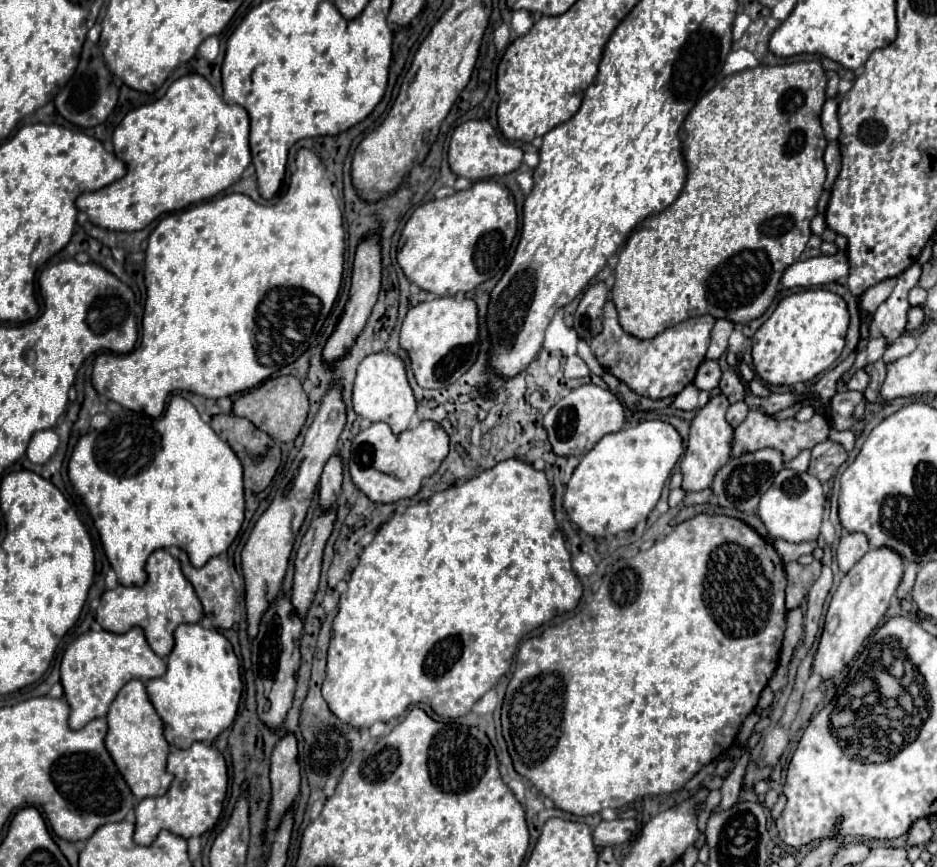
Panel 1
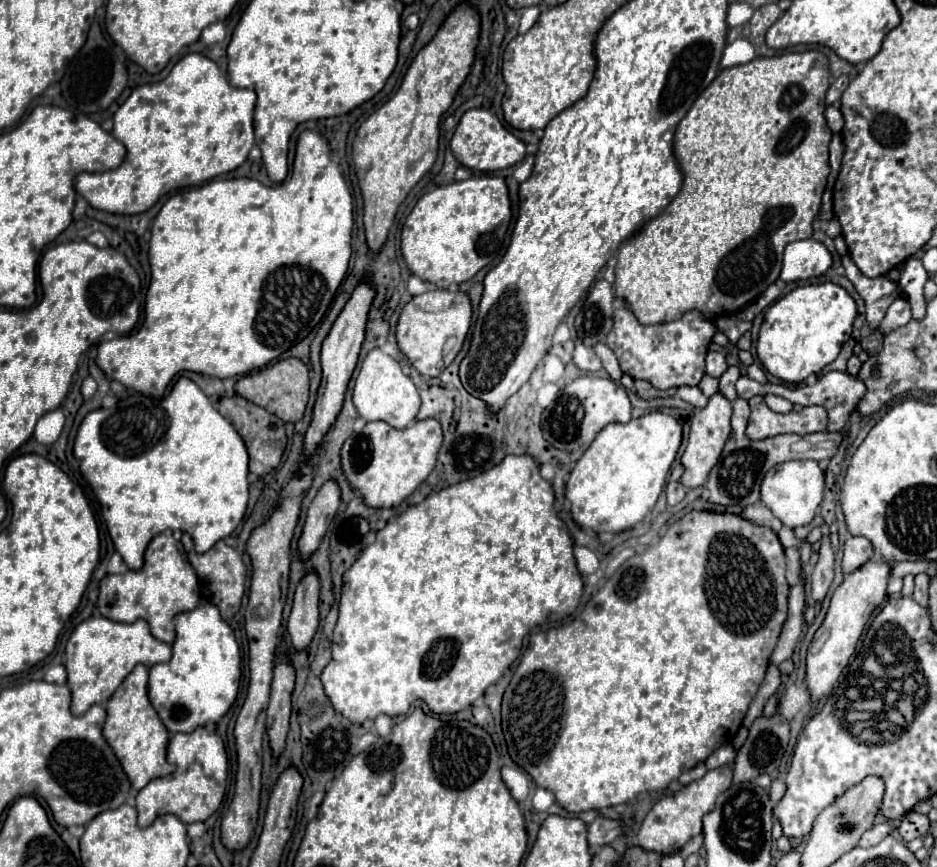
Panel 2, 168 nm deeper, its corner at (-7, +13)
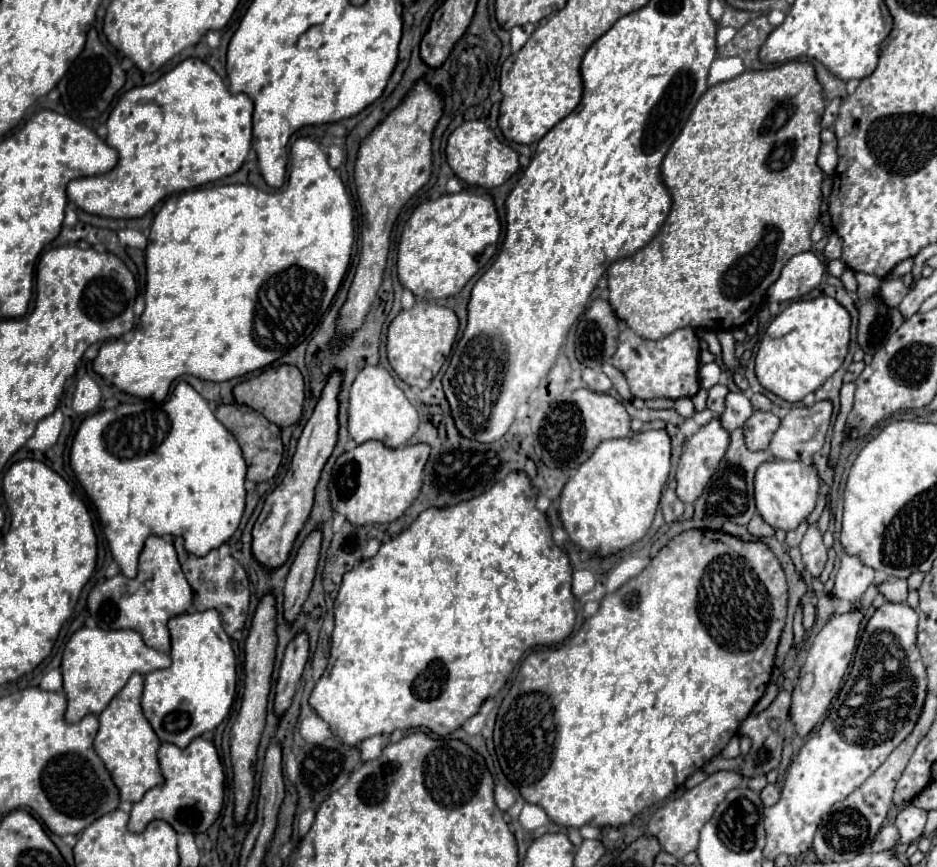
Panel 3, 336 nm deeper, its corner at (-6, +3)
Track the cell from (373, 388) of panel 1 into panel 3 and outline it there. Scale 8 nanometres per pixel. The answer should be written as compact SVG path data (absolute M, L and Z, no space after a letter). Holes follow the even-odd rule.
M379 365L363 367L355 377L349 391L349 435L361 445L365 441L381 441L383 445L397 449L403 447L417 431L419 413L409 403L405 393L395 385L393 377Z

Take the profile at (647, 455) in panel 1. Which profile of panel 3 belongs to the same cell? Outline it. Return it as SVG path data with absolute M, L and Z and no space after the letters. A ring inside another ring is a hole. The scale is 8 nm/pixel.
M665 431L603 441L561 493L559 517L569 539L585 551L603 553L619 553L639 541L653 523L669 469L671 439Z

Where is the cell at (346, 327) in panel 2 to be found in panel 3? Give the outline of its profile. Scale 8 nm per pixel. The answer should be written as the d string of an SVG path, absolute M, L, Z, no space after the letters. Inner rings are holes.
M333 373L323 389L323 395L311 415L311 419L307 421L299 443L297 443L297 451L293 455L291 467L283 479L283 483L265 499L263 511L257 517L255 525L253 525L253 557L267 569L277 569L281 567L287 559L289 553L293 549L293 543L299 535L299 531L303 529L311 507L313 507L313 491L315 485L319 481L319 475L337 443L337 431L339 431L339 423L337 423L337 395L339 395L339 385L341 385L341 375Z

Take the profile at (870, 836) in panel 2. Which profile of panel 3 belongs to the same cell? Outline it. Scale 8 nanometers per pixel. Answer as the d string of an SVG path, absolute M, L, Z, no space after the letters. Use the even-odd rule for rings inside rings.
M887 825L879 831L879 835L875 837L873 845L871 845L871 851L887 851L891 849L893 845L897 845L899 841L899 831L895 825Z

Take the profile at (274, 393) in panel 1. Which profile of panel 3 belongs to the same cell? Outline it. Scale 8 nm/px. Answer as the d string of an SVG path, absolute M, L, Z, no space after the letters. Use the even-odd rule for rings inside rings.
M279 365L279 367L269 367L261 371L255 377L249 377L247 381L241 381L233 387L233 397L237 403L249 405L261 415L265 415L271 423L279 427L289 427L299 421L301 409L303 409L303 399L305 399L305 387L303 387L303 375L297 367L293 365Z

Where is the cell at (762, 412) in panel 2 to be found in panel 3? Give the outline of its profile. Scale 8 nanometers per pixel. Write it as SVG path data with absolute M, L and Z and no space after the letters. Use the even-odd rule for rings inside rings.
M755 411L753 417L747 421L747 427L743 427L745 445L751 451L763 451L769 447L769 441L777 429L779 429L779 419L773 413Z

